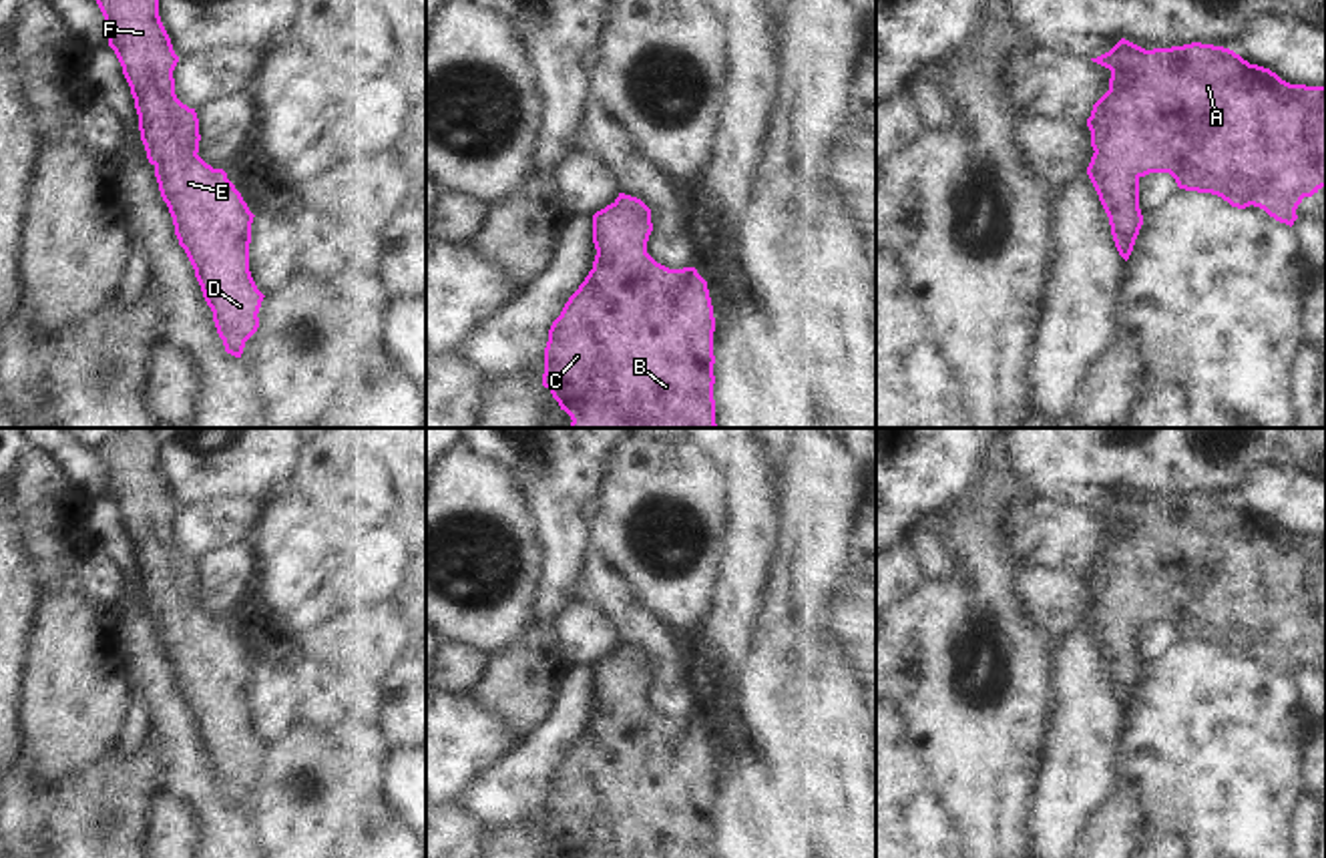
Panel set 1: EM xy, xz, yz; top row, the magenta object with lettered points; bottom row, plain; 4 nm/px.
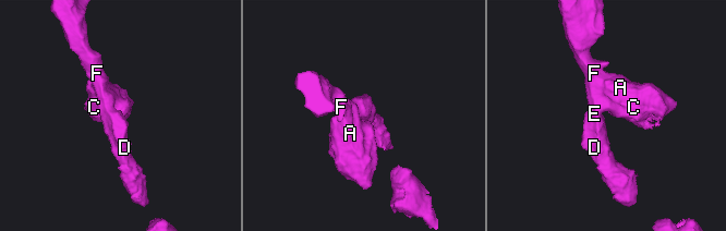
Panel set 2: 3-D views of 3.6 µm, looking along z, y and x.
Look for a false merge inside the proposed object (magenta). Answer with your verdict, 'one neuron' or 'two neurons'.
one neuron

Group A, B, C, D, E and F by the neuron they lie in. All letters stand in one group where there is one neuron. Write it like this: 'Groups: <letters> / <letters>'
Groups: A B C D E F.

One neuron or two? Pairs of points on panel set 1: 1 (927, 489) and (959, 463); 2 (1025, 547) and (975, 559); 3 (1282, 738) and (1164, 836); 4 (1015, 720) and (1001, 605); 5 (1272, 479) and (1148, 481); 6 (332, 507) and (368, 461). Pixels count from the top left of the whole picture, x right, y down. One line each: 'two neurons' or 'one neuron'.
1: one neuron
2: two neurons
3: one neuron
4: one neuron
5: two neurons
6: one neuron

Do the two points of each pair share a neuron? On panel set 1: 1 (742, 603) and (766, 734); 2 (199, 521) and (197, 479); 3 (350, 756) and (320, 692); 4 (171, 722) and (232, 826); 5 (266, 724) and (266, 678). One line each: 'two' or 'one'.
1: one
2: two
3: two
4: one
5: one

